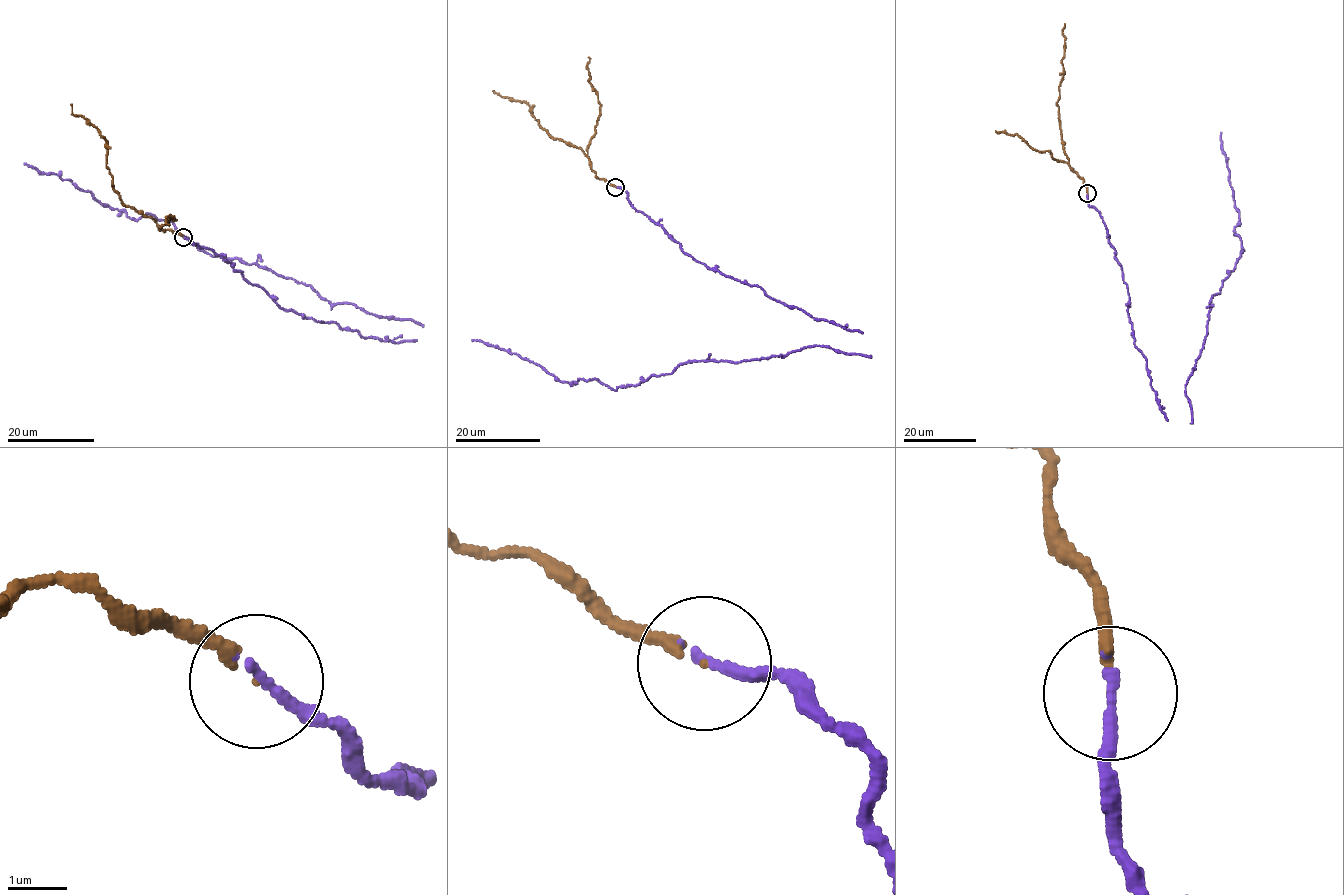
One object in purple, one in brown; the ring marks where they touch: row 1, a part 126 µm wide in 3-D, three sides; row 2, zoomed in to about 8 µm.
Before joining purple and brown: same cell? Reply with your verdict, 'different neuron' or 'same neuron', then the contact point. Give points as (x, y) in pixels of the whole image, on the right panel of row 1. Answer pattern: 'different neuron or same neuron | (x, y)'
same neuron | (1087, 193)

